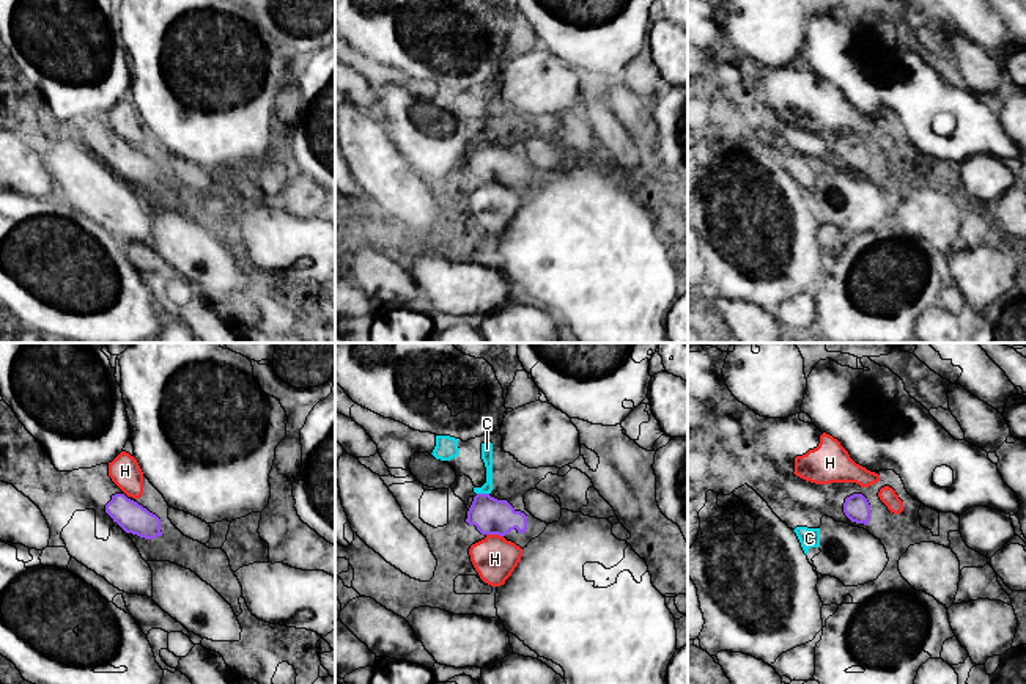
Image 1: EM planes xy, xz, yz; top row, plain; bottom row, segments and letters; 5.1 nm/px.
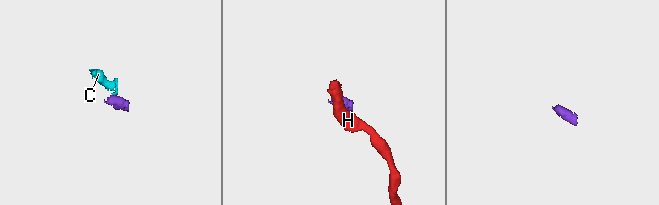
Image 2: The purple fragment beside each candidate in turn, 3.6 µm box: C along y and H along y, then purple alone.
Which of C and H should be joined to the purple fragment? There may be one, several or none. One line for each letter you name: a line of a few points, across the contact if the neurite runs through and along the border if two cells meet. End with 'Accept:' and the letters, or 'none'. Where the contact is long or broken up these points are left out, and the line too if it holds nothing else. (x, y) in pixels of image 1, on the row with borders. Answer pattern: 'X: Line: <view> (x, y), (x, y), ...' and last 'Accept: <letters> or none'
Accept: none

